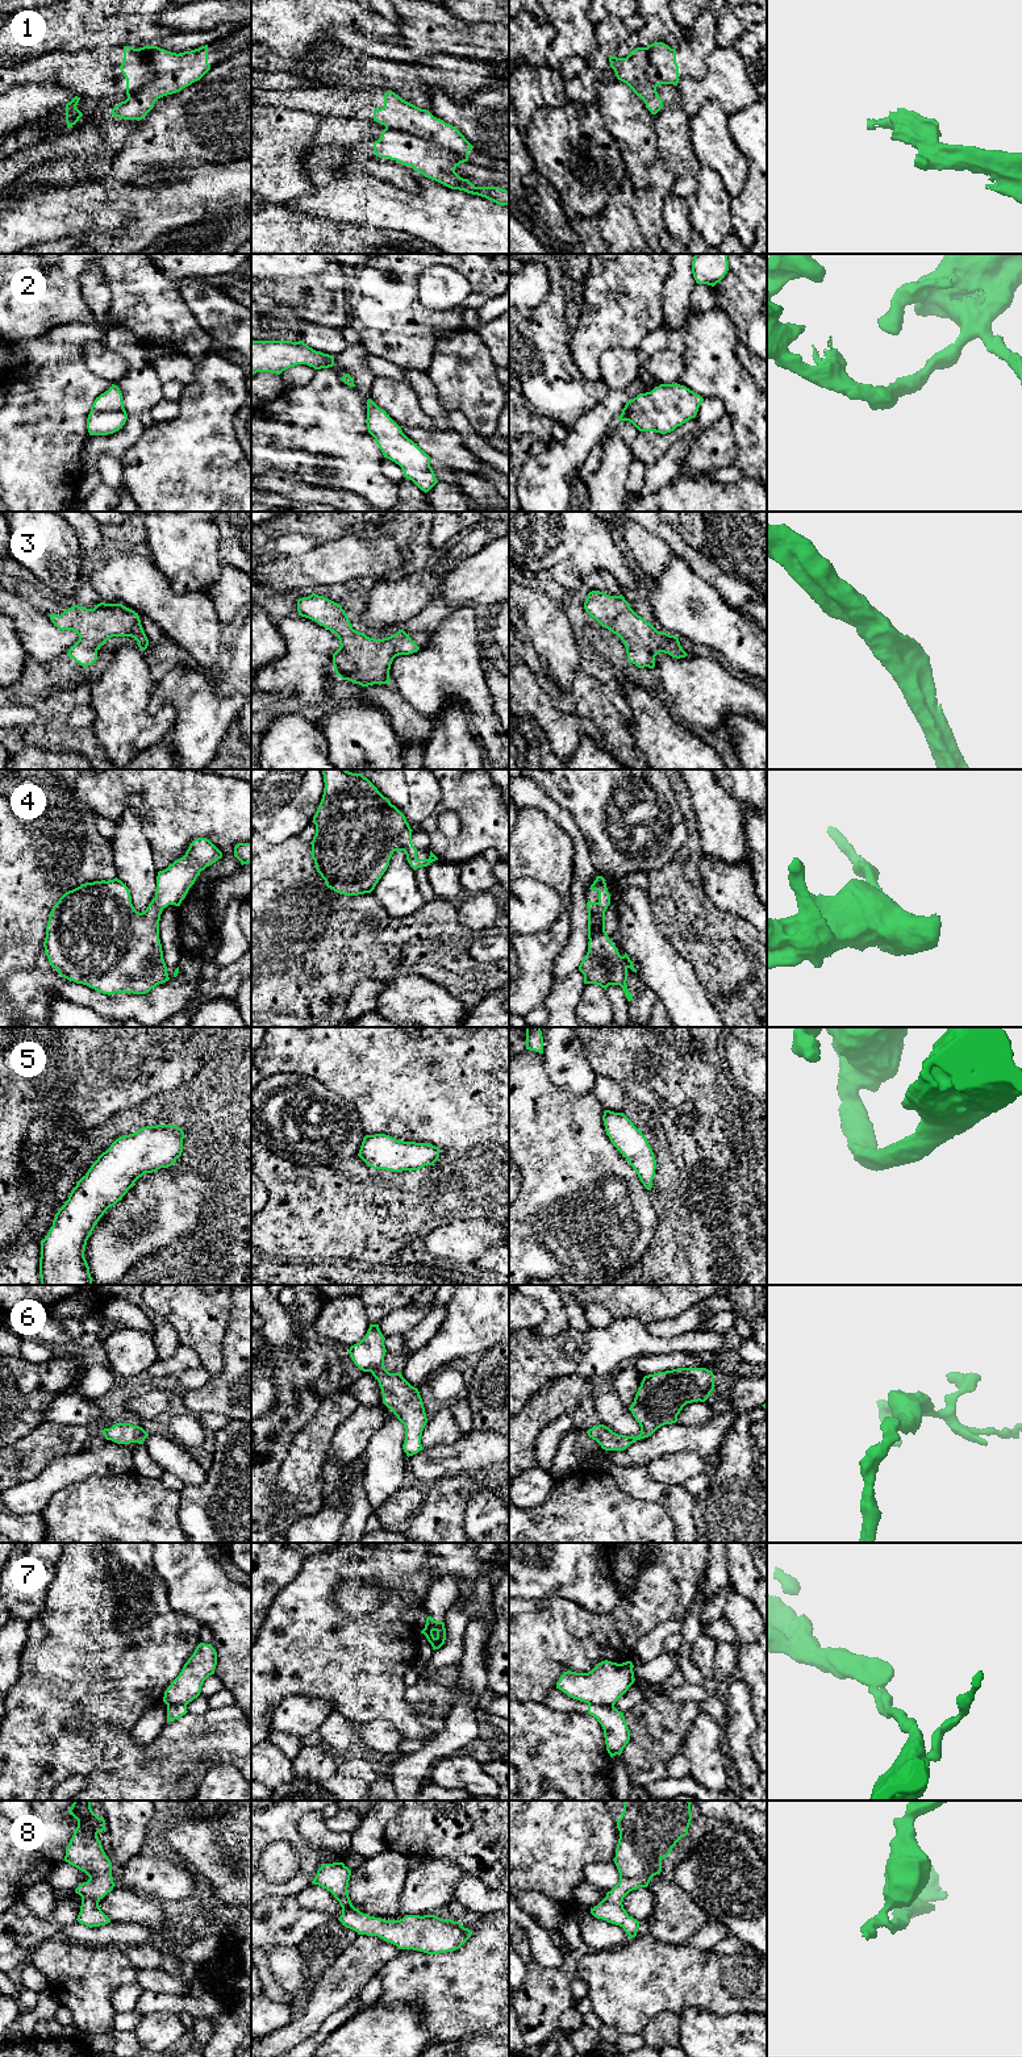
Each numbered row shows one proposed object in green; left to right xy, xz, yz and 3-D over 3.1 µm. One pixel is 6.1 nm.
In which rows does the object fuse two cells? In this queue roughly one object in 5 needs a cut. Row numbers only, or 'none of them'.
1, 7

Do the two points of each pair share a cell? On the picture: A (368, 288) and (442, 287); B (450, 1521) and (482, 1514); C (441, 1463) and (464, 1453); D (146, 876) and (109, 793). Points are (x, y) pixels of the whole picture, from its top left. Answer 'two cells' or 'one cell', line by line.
A: two cells
B: two cells
C: one cell
D: two cells

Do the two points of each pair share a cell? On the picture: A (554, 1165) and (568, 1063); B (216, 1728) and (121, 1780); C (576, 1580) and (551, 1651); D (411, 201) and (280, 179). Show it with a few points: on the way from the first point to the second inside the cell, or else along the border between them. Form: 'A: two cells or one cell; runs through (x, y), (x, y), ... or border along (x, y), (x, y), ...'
A: two cells; border along (545, 1064), (554, 1084), (574, 1093), (591, 1092)
B: one cell; runs through (192, 1745), (158, 1780), (145, 1780)
C: two cells; border along (538, 1599), (566, 1597), (597, 1614)
D: two cells; border along (309, 154), (305, 170), (313, 191), (288, 203)

